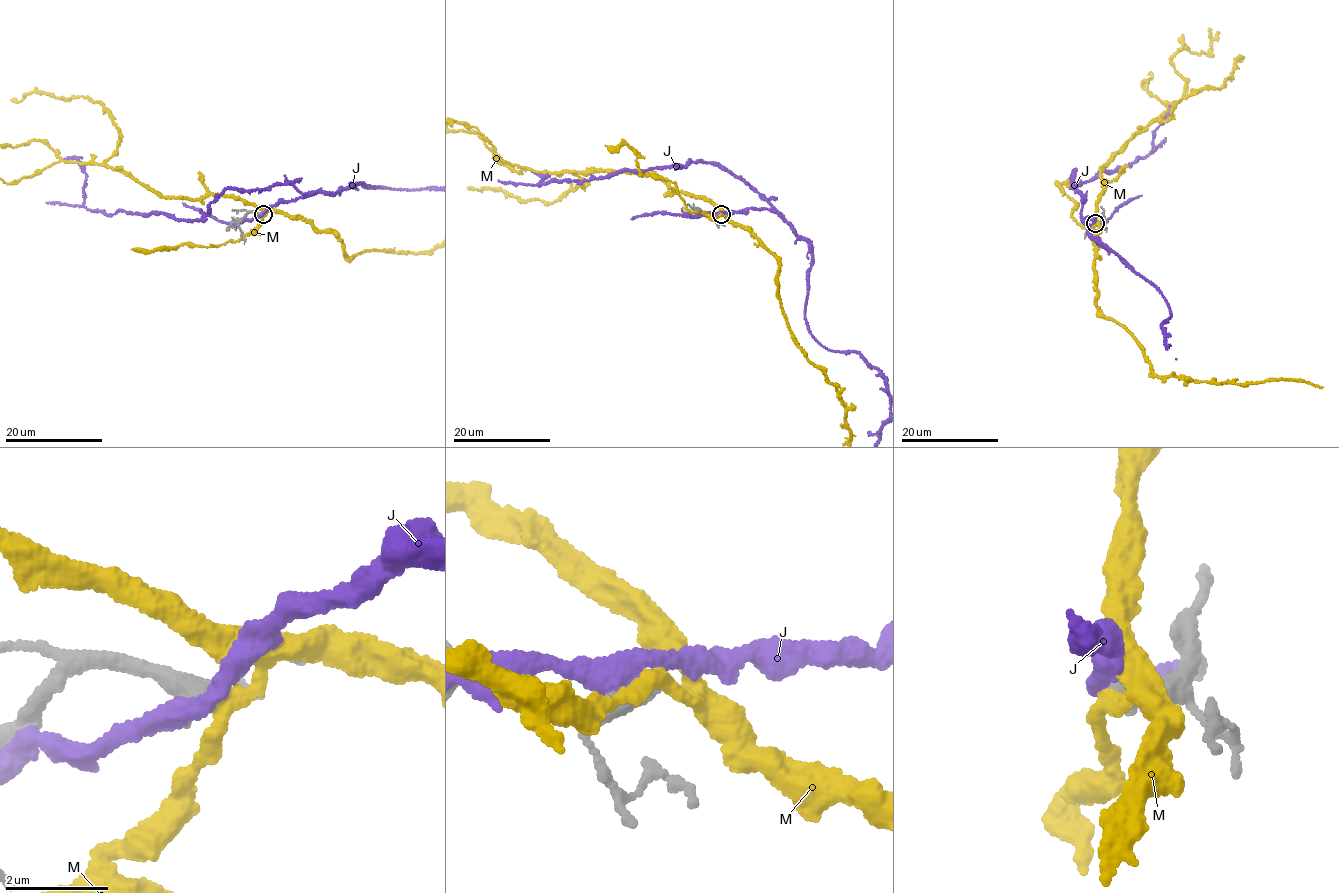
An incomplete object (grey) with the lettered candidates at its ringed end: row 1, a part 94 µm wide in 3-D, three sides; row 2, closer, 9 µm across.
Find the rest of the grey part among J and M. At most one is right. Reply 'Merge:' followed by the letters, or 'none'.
Merge: none

